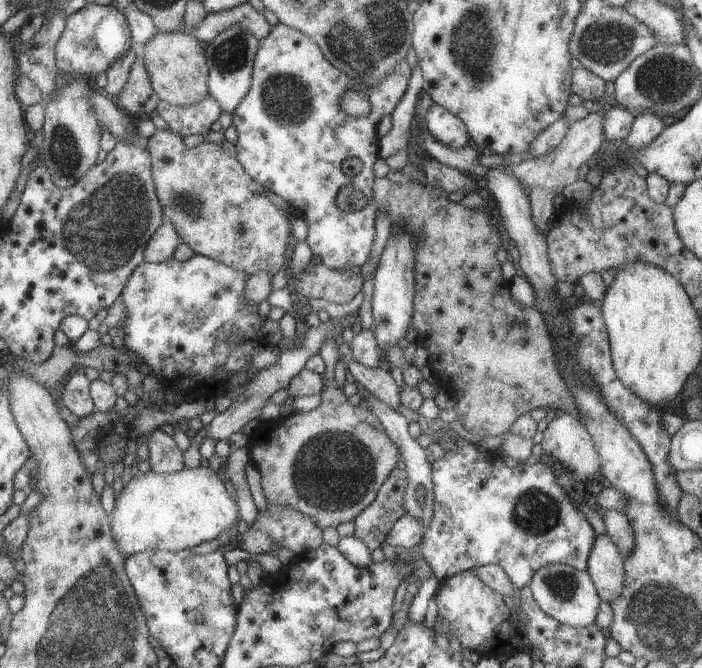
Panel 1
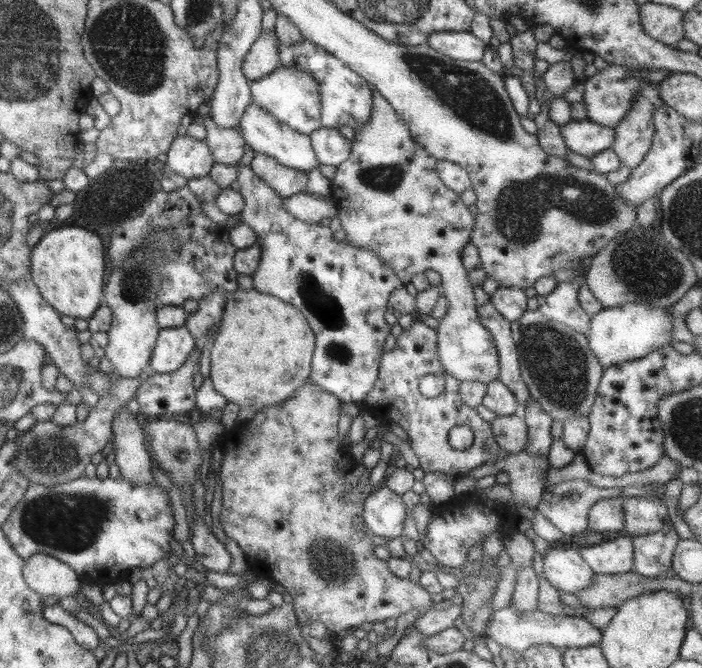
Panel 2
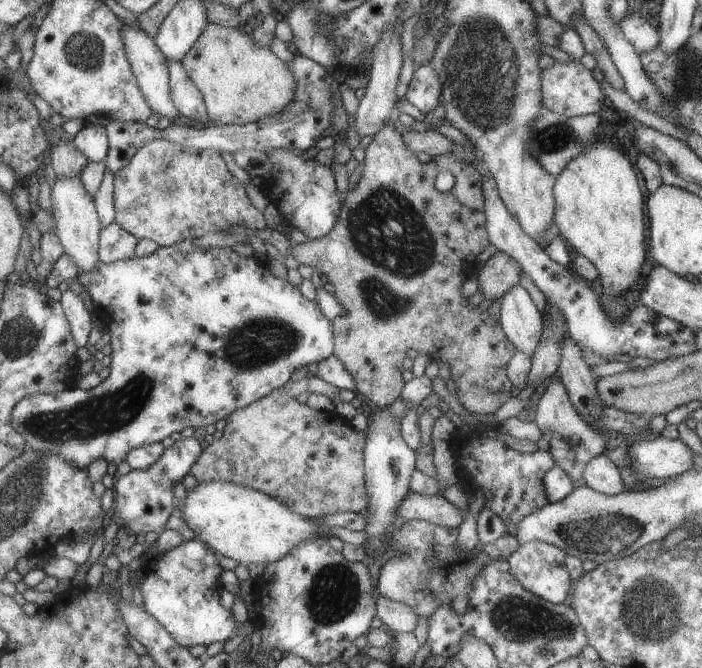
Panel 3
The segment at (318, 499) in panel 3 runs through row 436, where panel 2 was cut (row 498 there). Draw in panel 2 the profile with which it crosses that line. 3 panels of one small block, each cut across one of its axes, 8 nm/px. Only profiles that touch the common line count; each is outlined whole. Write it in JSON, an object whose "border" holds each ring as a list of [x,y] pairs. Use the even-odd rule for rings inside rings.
{"border":[[[305,382],[303,386],[299,386],[285,402],[281,404],[273,404],[271,408],[263,408],[248,421],[235,423],[235,426],[224,432],[218,440],[219,450],[222,454],[220,466],[216,471],[219,480],[221,481],[221,512],[219,512],[219,522],[221,528],[245,555],[245,562],[253,569],[259,577],[271,581],[273,584],[281,584],[291,596],[292,607],[296,620],[301,625],[306,626],[310,622],[319,621],[325,625],[325,628],[330,633],[339,632],[339,630],[354,629],[361,626],[363,622],[381,622],[389,619],[395,619],[401,614],[417,610],[419,614],[428,611],[434,602],[431,601],[429,592],[425,590],[423,585],[418,582],[395,576],[387,566],[385,560],[375,557],[373,553],[374,545],[370,541],[371,534],[366,533],[363,527],[356,527],[353,519],[361,517],[363,511],[363,502],[369,496],[369,493],[374,486],[370,482],[370,470],[364,467],[364,464],[353,459],[353,457],[339,443],[337,435],[337,421],[341,412],[342,403],[329,392],[325,392],[321,386],[313,384],[313,382]]]}

